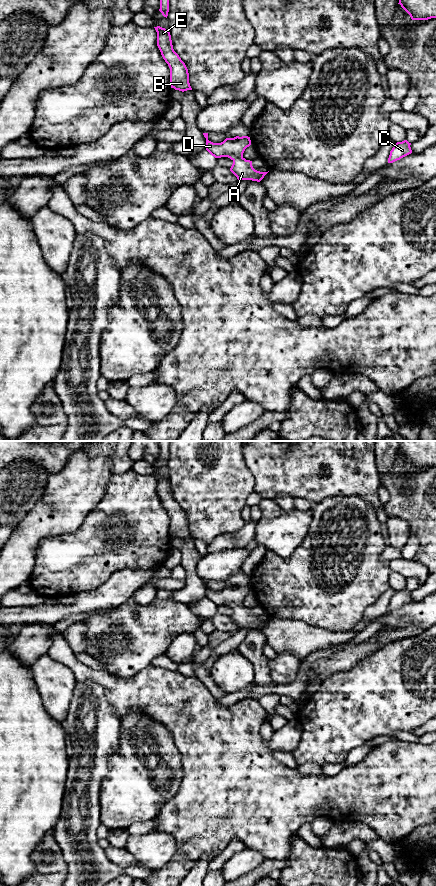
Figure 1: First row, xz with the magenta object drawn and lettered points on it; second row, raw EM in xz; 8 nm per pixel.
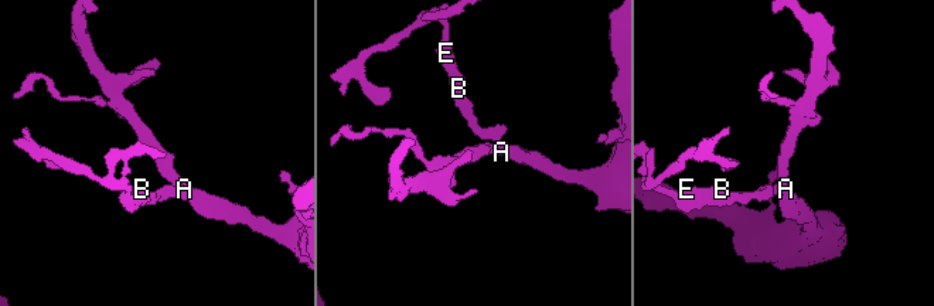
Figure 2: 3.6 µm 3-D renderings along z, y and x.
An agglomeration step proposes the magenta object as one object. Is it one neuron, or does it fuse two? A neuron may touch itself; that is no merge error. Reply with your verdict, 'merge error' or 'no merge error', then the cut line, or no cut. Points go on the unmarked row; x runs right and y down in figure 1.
no merge error; cut none

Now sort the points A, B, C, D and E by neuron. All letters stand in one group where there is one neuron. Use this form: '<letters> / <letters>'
A B C D E

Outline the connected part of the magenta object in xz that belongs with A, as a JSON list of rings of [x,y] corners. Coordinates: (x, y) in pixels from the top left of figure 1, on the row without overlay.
[[[203,581],[206,586],[206,598],[215,606],[228,605],[233,609],[230,619],[240,628],[260,630],[268,620],[260,620],[253,616],[252,609],[246,608],[243,601],[251,593],[250,585],[236,584],[226,586],[221,591],[208,588],[208,581]]]

